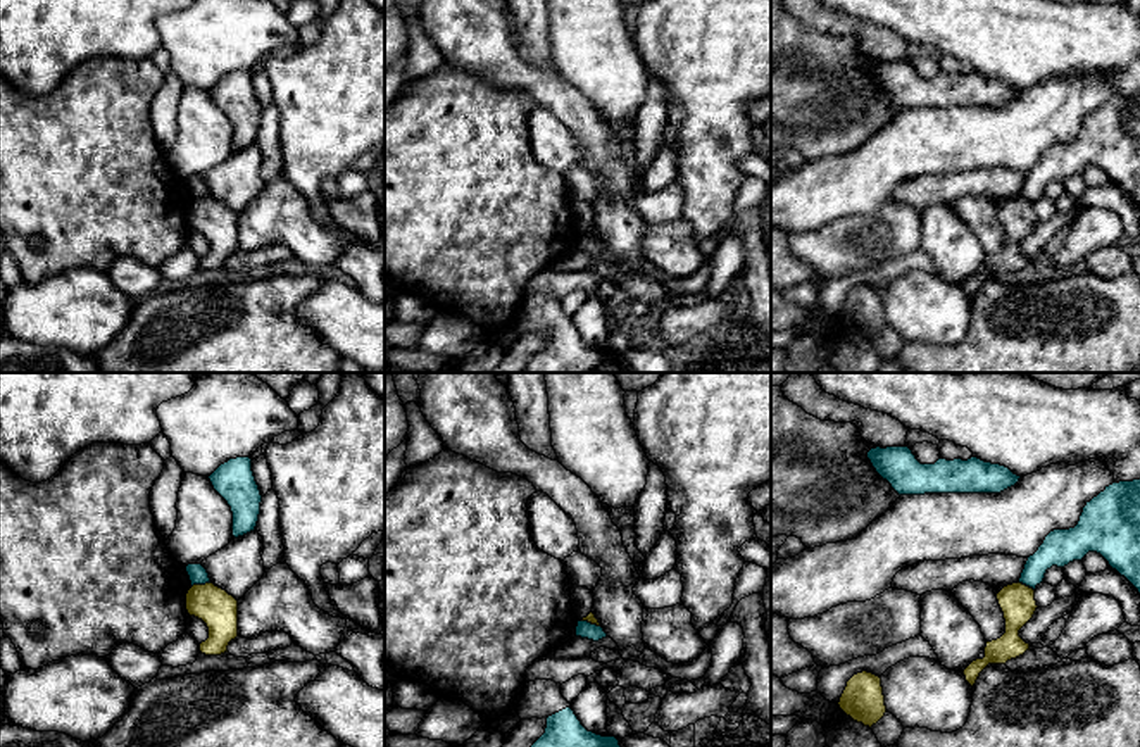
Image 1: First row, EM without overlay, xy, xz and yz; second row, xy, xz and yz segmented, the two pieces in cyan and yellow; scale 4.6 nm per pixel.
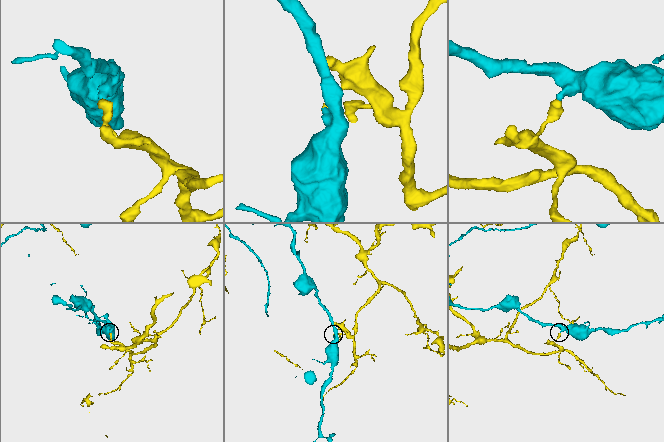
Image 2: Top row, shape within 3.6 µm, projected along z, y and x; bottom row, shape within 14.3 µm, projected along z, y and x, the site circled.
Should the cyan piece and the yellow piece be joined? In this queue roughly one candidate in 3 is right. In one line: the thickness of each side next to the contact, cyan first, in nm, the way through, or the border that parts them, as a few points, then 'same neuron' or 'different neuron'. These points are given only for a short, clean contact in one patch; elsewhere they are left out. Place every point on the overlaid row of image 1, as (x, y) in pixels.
calibres 90 and 180 nm; border xy (209, 582), (192, 587); different neuron

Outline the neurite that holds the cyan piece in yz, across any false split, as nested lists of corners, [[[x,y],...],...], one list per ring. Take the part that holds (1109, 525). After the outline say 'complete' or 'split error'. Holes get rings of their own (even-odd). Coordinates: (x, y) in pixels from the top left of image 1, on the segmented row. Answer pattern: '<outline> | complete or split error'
[[[1140,480],[1114,481],[1087,502],[1074,528],[1050,531],[1038,550],[1028,557],[1019,583],[1035,590],[1052,566],[1064,568],[1081,561],[1088,552],[1100,554],[1140,593]]] | complete

